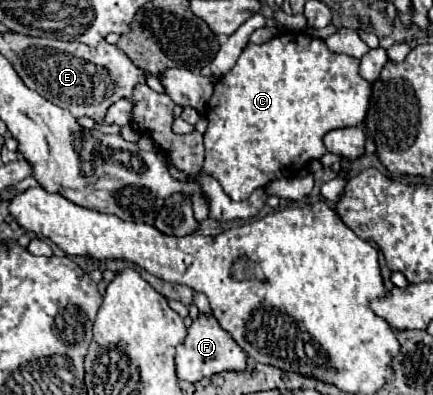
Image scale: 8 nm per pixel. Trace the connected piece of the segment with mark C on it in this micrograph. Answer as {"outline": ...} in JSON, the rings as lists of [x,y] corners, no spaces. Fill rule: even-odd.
{"outline":[[[289,31],[289,33],[279,33],[275,35],[271,41],[261,43],[261,45],[253,45],[249,43],[243,53],[239,55],[235,67],[223,75],[217,83],[215,83],[215,93],[207,103],[207,131],[203,135],[205,139],[205,163],[203,163],[203,173],[207,173],[209,177],[217,179],[223,187],[223,191],[233,199],[233,201],[243,201],[247,199],[255,189],[269,185],[273,179],[279,177],[293,177],[295,169],[305,167],[309,161],[313,159],[321,159],[325,155],[325,145],[323,145],[323,135],[331,129],[339,129],[339,127],[355,127],[361,125],[365,121],[367,109],[369,109],[369,97],[371,97],[371,83],[367,83],[361,75],[359,75],[359,59],[349,57],[349,55],[341,55],[341,53],[333,53],[327,49],[323,39],[315,39],[305,35],[303,31]]]}

